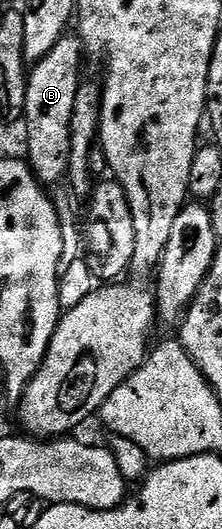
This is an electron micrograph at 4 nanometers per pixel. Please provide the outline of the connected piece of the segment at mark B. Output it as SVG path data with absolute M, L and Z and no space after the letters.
M67 33L38 63L28 68L25 81L25 151L29 168L42 185L66 178L71 145L71 113L75 113L75 93L81 88L83 44L76 34Z

